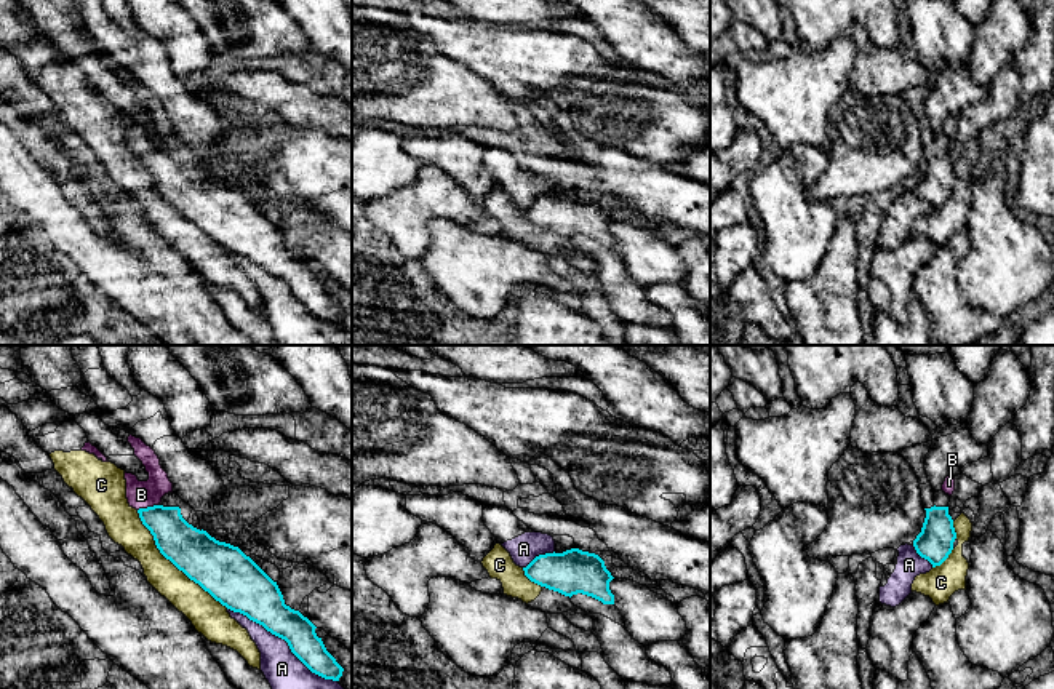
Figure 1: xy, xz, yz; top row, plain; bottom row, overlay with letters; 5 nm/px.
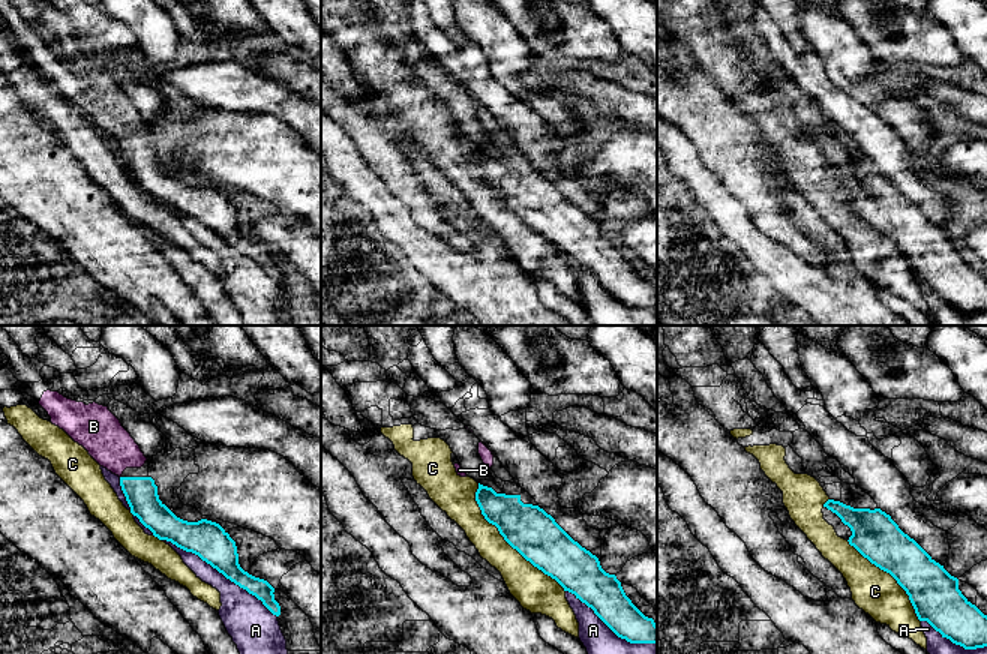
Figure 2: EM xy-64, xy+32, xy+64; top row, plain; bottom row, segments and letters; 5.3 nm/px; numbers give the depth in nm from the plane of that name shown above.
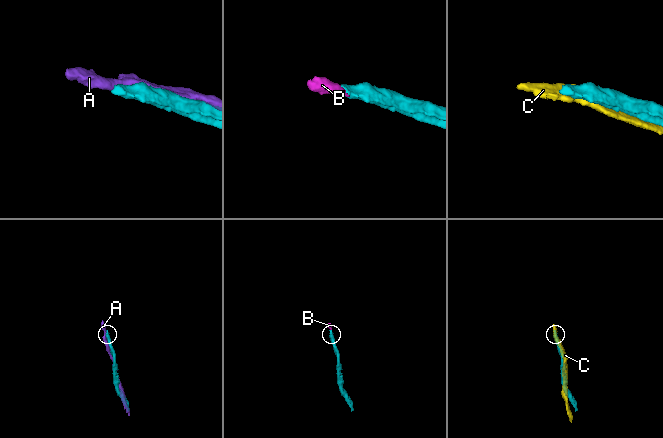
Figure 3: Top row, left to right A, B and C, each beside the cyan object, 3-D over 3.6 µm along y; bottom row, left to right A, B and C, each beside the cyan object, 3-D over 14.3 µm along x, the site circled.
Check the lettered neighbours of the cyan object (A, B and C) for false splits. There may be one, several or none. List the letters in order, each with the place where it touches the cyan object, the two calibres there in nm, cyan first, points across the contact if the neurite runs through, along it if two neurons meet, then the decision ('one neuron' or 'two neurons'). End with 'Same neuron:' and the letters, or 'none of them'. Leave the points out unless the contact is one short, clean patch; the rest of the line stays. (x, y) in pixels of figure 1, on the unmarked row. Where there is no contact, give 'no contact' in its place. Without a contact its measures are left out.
A: meets cyan in xy at (283, 280); 220 nm thick on the cyan side, 220 nm on the other; two neurons
B: meets cyan in xy at (147, 149); 200 nm thick on the cyan side, 140 nm on the other; runs through xy (178, 183), (147, 149), (141, 136); one neuron
C: meets cyan in xy at (173, 205); 260 nm thick on the cyan side, 160 nm on the other; two neurons
Same neuron: B

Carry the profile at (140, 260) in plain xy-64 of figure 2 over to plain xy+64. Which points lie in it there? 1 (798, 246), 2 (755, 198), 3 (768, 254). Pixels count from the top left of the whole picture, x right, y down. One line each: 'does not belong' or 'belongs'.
1: does not belong
2: does not belong
3: belongs

